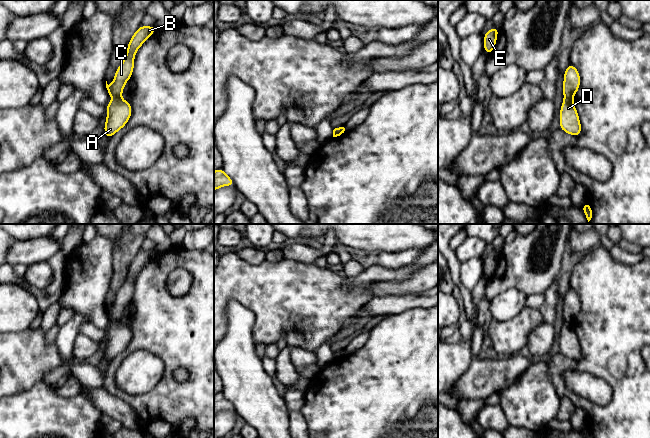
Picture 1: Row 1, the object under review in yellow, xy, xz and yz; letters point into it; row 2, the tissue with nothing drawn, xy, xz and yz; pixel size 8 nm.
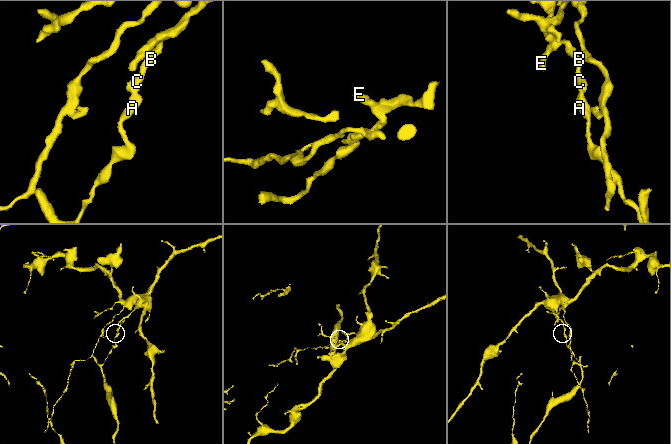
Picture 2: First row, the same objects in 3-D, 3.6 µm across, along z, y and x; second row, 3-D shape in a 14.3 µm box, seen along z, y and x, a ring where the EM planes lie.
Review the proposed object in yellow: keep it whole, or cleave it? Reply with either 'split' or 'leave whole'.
split

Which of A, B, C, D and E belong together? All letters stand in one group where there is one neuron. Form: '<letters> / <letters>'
A D / B C E

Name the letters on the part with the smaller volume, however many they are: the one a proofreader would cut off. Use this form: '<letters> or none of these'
A, D

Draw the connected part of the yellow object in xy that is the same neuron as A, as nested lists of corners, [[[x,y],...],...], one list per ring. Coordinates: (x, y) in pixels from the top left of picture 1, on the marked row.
[[[114,98],[106,106],[107,118],[104,133],[108,139],[122,129],[132,114],[132,108],[128,101],[122,98]]]

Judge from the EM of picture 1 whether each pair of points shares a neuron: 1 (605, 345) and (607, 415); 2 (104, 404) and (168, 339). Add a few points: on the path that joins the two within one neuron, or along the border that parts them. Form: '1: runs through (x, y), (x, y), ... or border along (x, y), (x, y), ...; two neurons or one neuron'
1: runs through (619, 362), (619, 398); one neuron
2: border along (102, 387), (112, 395), (125, 401), (132, 409); two neurons

